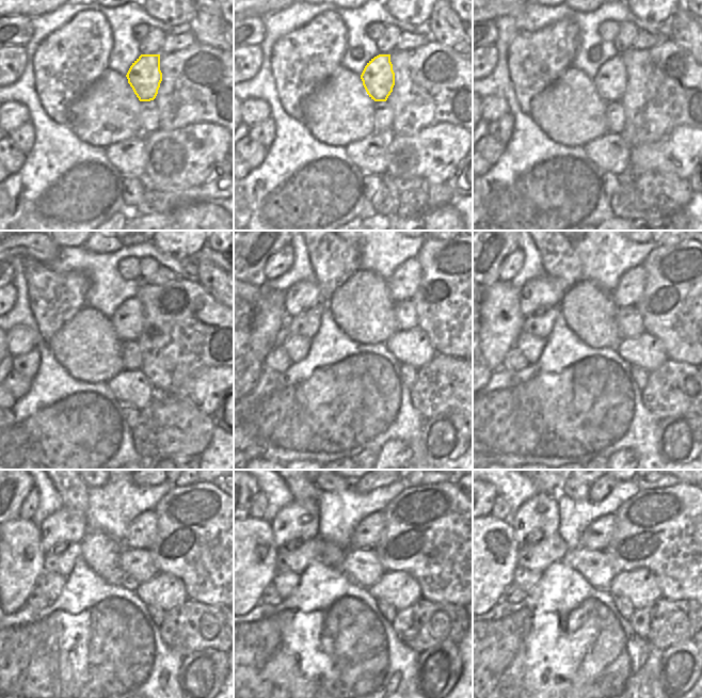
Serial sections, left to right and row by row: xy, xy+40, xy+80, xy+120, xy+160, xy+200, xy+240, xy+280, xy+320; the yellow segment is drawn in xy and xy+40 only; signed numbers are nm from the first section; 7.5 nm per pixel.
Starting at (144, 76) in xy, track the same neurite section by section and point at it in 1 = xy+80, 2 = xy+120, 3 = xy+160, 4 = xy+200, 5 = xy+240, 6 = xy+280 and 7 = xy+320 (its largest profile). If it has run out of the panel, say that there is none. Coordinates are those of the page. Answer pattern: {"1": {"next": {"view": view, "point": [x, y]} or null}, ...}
{"1": {"next": {"view": "xy+80", "point": [611, 79]}}, "2": {"next": {"view": "xy+120", "point": [129, 319]}}, "3": {"next": {"view": "xy+160", "point": [362, 308]}}, "4": {"next": {"view": "xy+200", "point": [590, 313]}}, "5": {"next": {"view": "xy+240", "point": [101, 553]}}, "6": {"next": {"view": "xy+280", "point": [367, 535]}}, "7": {"next": {"view": "xy+320", "point": [596, 536]}}}

